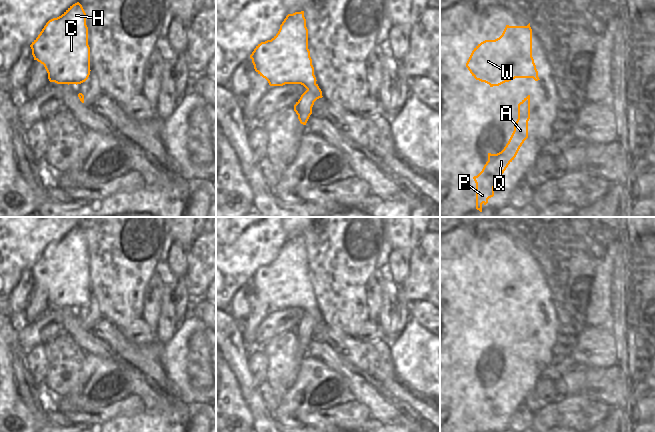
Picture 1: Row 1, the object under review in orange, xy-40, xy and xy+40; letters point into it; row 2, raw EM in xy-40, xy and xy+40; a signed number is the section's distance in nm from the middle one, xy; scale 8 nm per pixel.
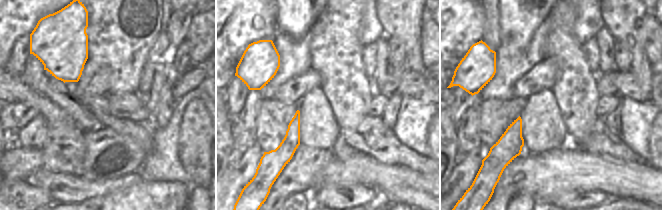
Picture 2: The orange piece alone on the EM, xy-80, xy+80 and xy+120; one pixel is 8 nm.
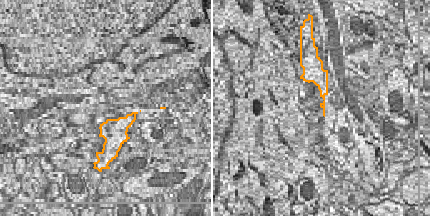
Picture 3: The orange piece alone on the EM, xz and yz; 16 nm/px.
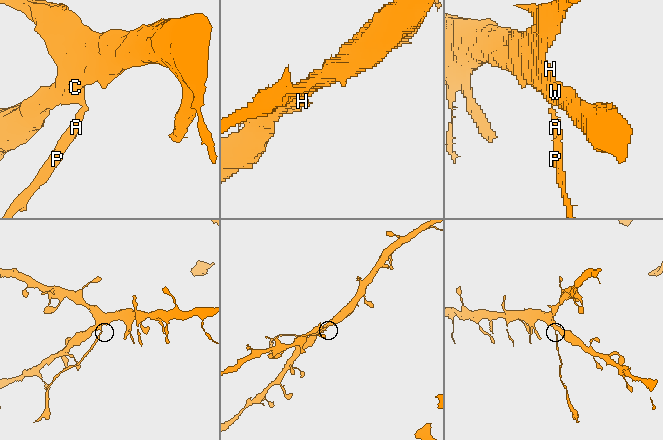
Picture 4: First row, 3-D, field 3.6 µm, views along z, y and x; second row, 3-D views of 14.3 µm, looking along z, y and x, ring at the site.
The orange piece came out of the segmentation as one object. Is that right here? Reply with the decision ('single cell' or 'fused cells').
fused cells

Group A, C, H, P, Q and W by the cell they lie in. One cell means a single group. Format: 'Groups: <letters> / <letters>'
Groups: A P Q / C H W.

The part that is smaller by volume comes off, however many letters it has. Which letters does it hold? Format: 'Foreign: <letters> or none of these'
Foreign: A, P, Q.

